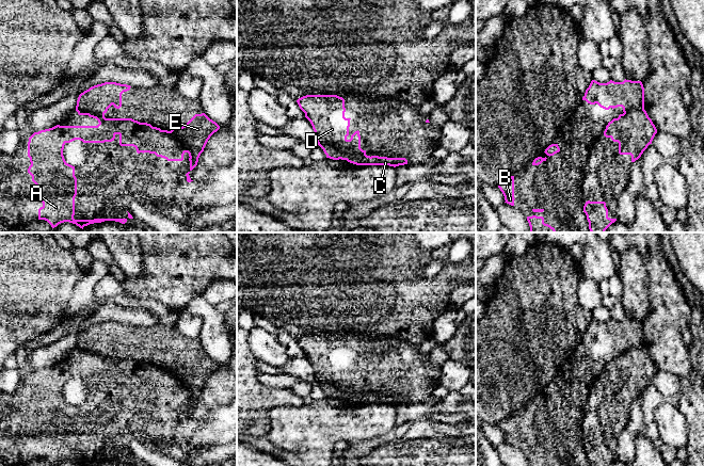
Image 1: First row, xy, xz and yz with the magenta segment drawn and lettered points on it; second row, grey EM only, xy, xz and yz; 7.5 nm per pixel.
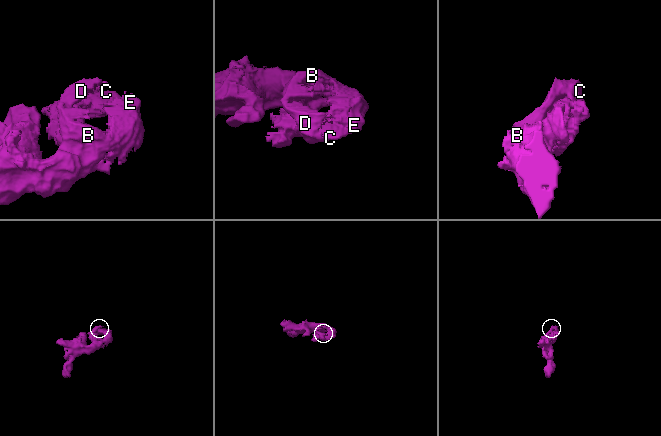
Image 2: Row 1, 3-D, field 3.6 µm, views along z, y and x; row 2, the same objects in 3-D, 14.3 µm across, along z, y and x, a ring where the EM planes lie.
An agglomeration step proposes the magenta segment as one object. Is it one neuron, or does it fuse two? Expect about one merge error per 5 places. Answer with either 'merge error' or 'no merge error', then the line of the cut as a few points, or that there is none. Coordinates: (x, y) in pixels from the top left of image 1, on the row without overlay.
no merge error; no cut

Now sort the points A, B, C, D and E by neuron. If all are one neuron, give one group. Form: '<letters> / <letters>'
A B C D E

